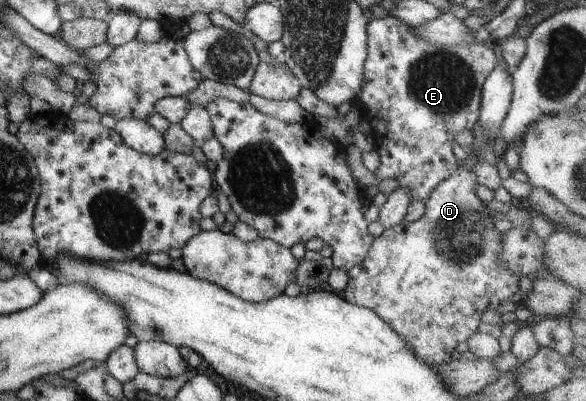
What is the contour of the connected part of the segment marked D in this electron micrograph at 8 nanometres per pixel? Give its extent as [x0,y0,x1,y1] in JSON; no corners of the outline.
[344,156,523,366]

